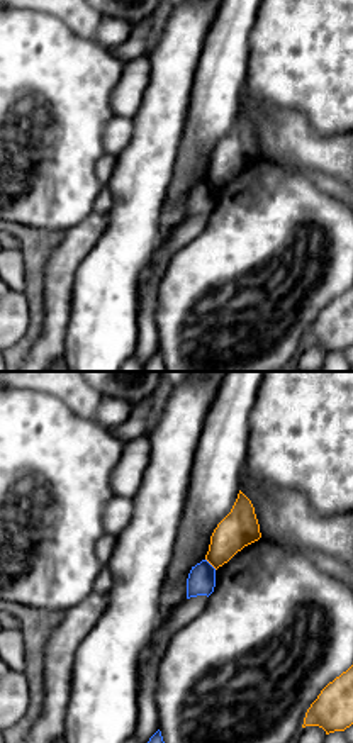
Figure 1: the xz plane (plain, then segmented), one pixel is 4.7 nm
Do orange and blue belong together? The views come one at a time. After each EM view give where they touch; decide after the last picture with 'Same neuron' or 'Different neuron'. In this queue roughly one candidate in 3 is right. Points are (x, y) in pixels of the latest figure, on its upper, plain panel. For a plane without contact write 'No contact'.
Touches orange at (211, 184)

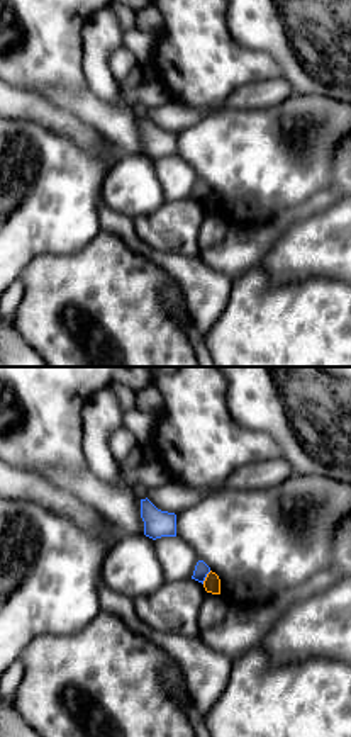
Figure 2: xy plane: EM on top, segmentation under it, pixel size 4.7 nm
Touches orange at (206, 197)

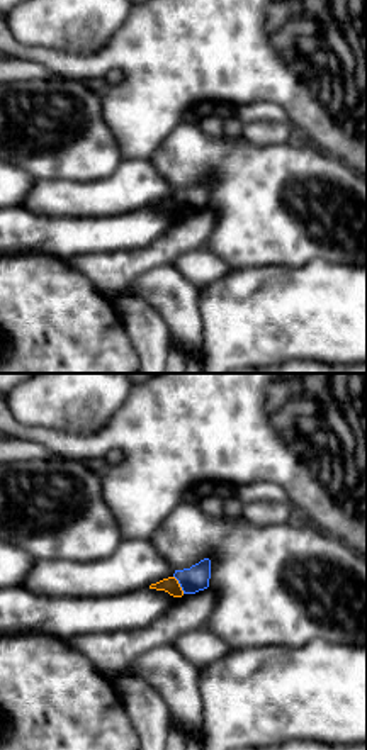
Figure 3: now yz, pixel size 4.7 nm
Touches orange at (179, 204)

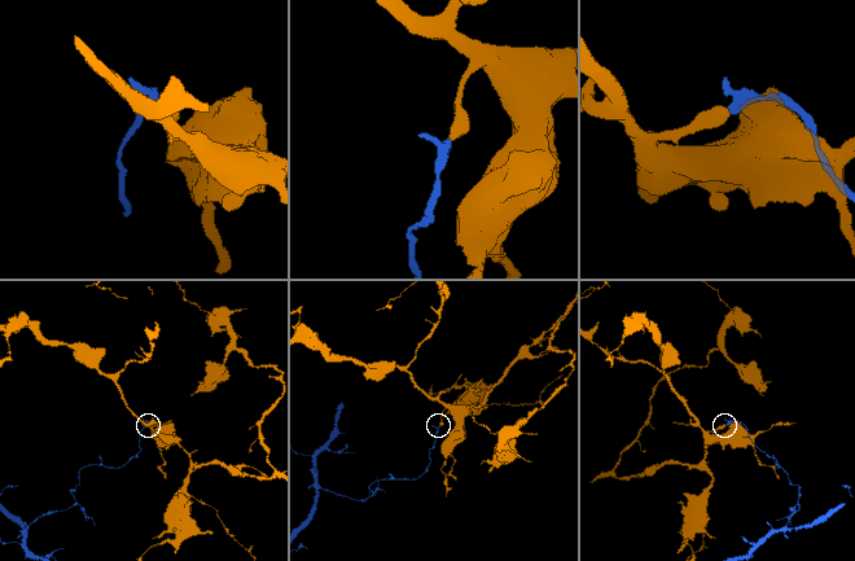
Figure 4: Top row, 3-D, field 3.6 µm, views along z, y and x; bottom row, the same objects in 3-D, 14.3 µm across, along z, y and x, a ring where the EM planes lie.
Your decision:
Different neuron

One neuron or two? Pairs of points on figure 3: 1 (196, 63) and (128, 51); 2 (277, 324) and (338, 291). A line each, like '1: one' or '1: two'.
1: one
2: one

